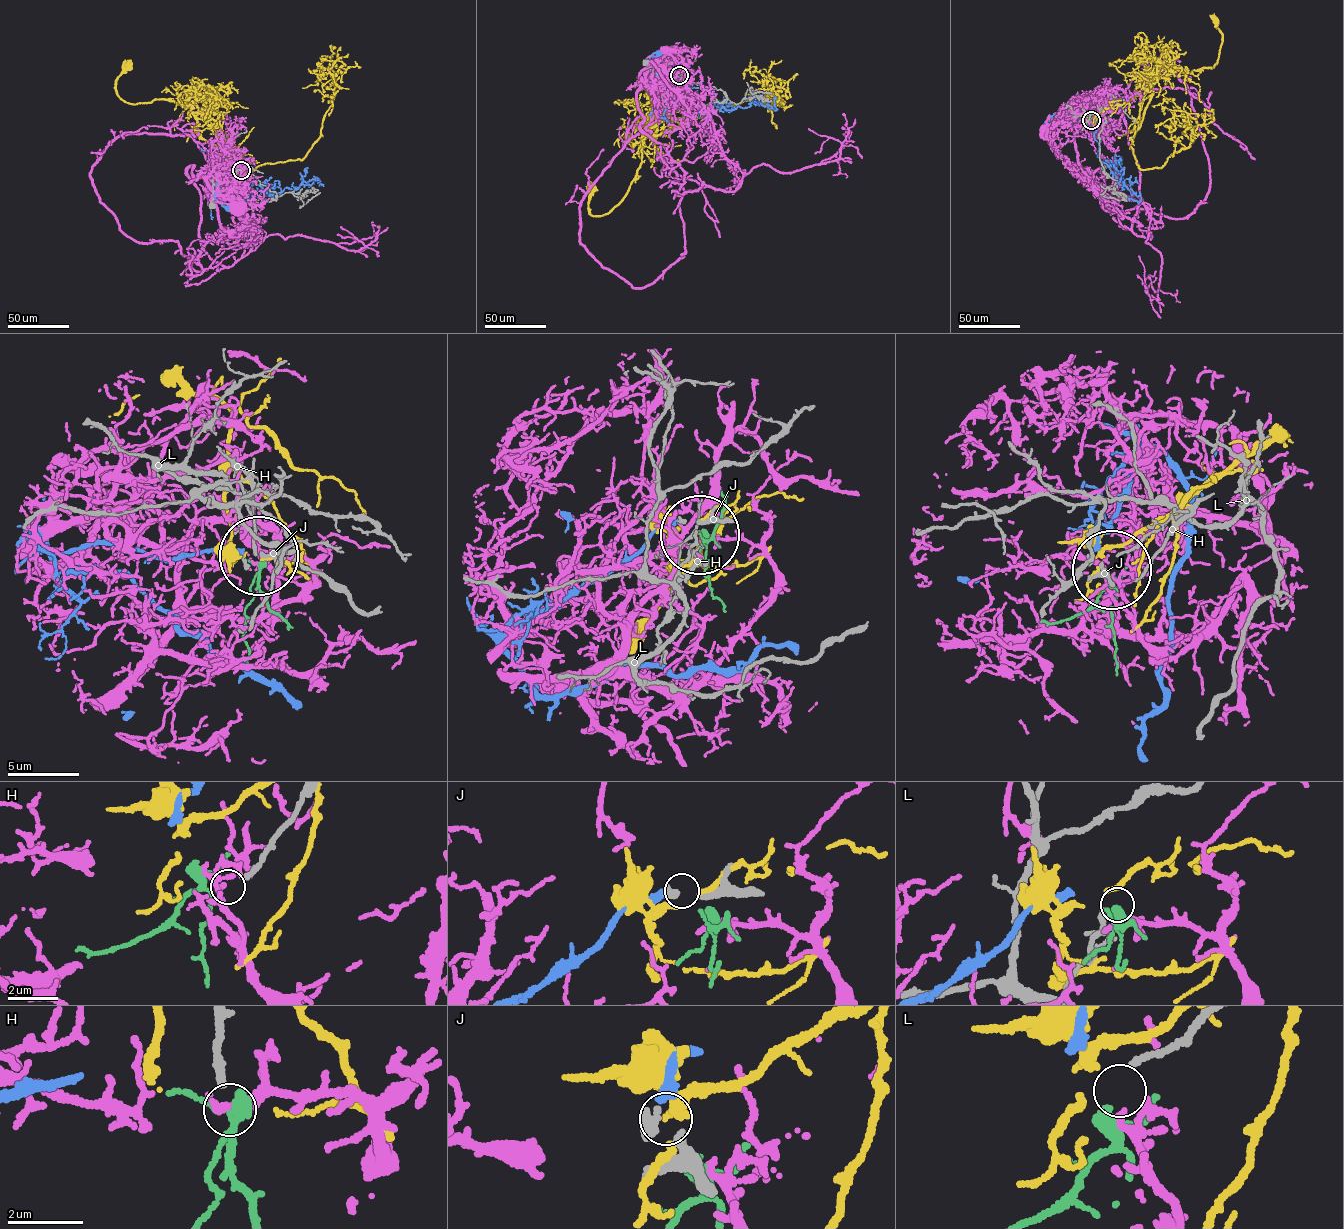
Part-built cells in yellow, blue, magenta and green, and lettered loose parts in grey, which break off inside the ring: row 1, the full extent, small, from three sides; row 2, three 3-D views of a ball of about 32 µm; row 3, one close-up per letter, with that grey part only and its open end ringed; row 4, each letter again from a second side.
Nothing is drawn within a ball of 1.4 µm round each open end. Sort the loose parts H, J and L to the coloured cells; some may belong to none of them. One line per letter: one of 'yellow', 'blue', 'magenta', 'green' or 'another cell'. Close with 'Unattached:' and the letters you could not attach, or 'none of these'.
H: another cell
J: blue
L: green
Unattached: H

